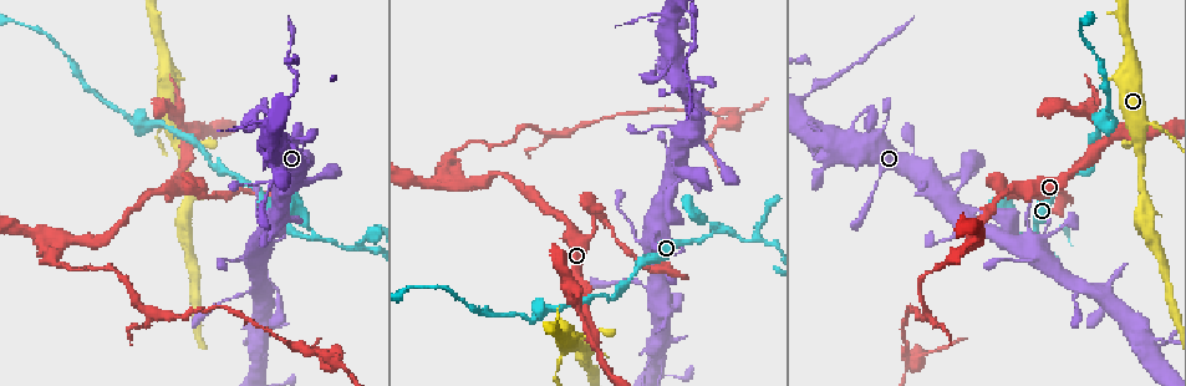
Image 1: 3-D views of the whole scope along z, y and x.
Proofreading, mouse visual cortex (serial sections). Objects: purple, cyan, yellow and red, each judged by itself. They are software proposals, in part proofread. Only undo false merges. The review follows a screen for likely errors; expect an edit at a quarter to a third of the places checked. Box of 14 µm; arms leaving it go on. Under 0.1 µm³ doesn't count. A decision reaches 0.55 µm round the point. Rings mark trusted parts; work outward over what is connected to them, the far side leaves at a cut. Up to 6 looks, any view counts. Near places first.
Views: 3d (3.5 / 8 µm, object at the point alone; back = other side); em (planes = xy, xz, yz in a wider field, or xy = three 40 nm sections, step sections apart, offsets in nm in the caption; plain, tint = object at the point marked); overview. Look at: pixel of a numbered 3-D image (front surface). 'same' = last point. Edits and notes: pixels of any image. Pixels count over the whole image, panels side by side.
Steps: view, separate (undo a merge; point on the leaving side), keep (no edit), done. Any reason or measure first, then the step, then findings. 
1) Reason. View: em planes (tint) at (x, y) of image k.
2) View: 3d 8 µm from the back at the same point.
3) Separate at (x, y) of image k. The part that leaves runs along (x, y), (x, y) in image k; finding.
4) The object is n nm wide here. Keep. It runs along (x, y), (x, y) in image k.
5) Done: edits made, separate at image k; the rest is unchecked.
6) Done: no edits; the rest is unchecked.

Sharp bend. View: 3d 3.5 µm at (98, 244) of image 1.

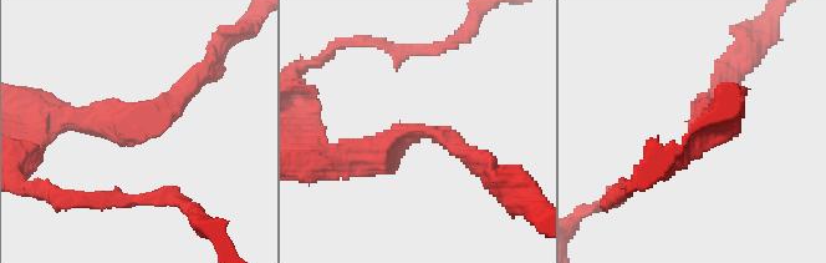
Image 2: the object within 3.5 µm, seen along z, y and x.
The arms are 250, 400 nm wide; shape alone is not enough. View: em xy step 5 (tint) at (140, 134) of image 2.

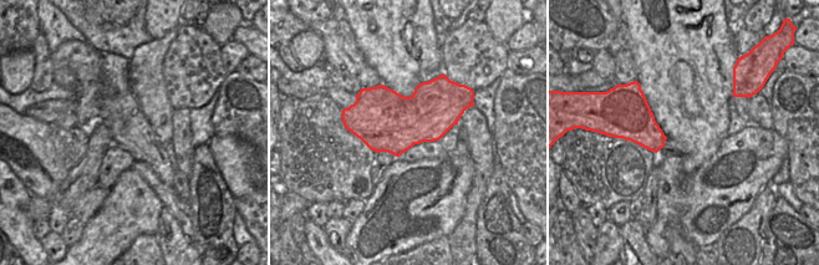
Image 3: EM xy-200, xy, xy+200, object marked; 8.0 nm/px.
Keep. It runs along (195, 81), (146, 135), (65, 120) in image 2; continuous, no second cell.

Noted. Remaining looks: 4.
Sharp bend. View: 3d 3.5 µm at (448, 152) of image 1.

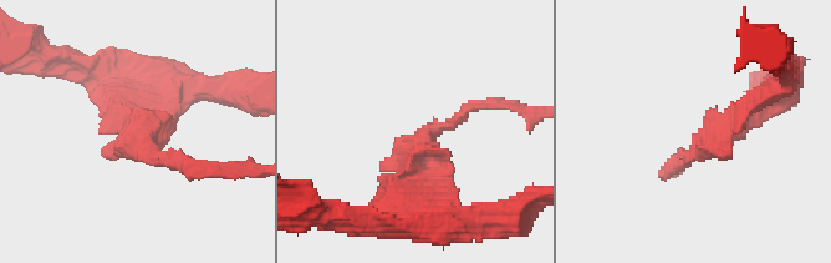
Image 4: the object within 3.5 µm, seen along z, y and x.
Now the EM. View: em xy step 5 (tint) at (424, 134) of image 4.

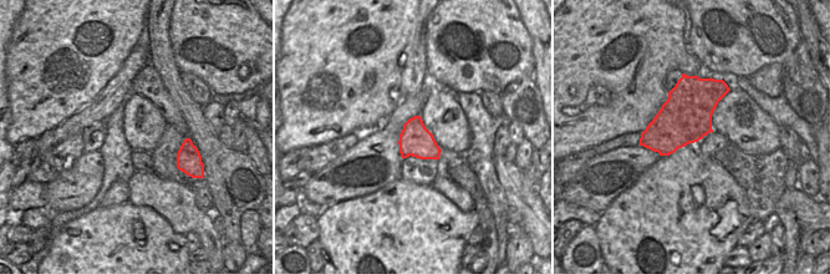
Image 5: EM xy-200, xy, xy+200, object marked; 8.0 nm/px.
View: em xy step 1 (tint) at the same point.

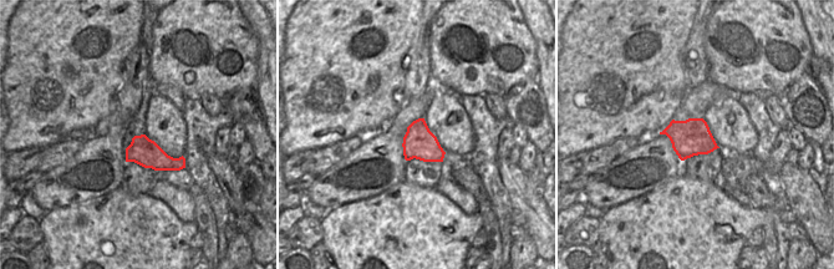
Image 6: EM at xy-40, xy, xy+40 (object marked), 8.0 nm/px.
The object is 260 nm wide here. Separate at (174, 165) of image 4. The part that leaves runs along (144, 140), (164, 162), (240, 170) in image 4; two cells meet here.

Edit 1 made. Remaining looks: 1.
Done: edits made, separate at image 4; the rest is unchecked.

